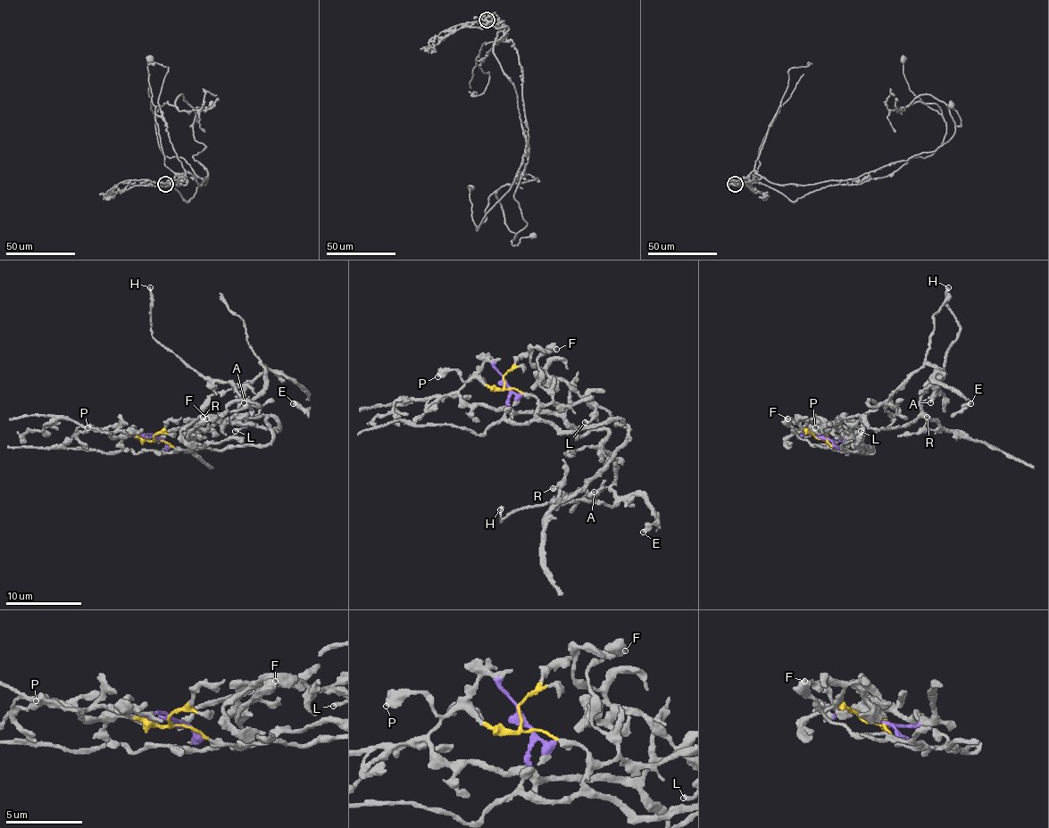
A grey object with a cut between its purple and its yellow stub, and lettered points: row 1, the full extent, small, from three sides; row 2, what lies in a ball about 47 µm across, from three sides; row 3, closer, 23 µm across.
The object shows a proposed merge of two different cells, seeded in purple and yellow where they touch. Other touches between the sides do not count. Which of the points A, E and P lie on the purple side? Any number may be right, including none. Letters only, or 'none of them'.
A, E

